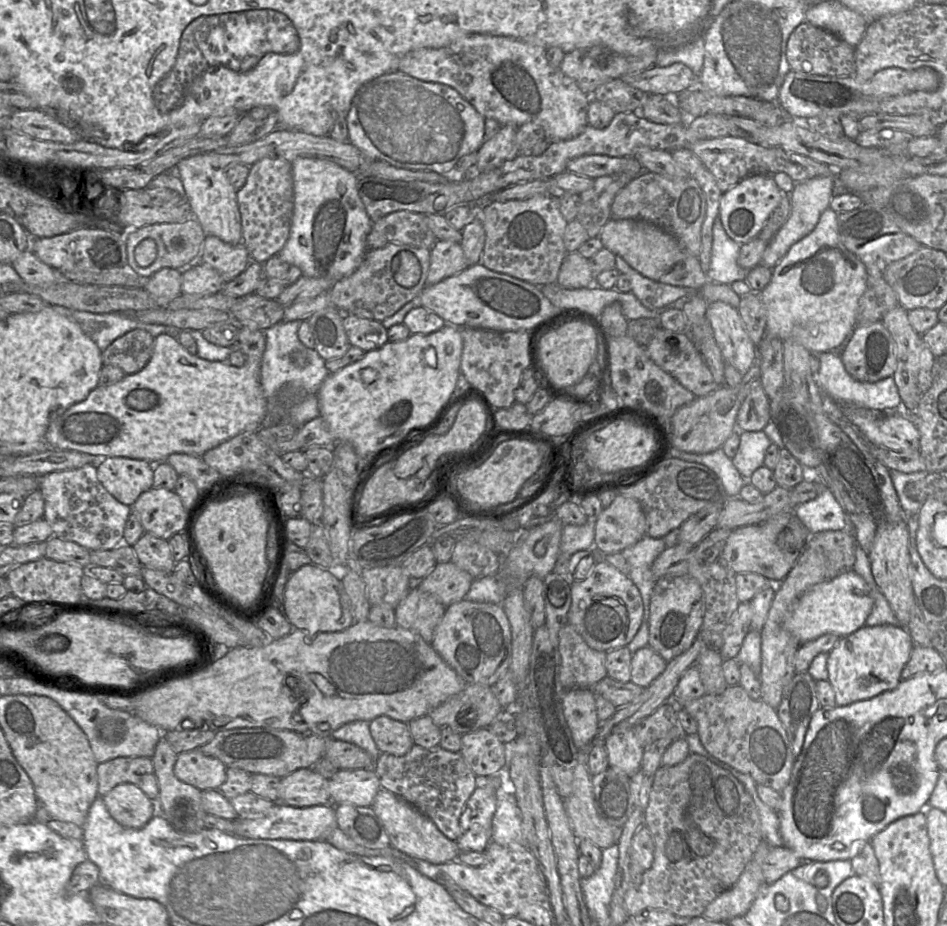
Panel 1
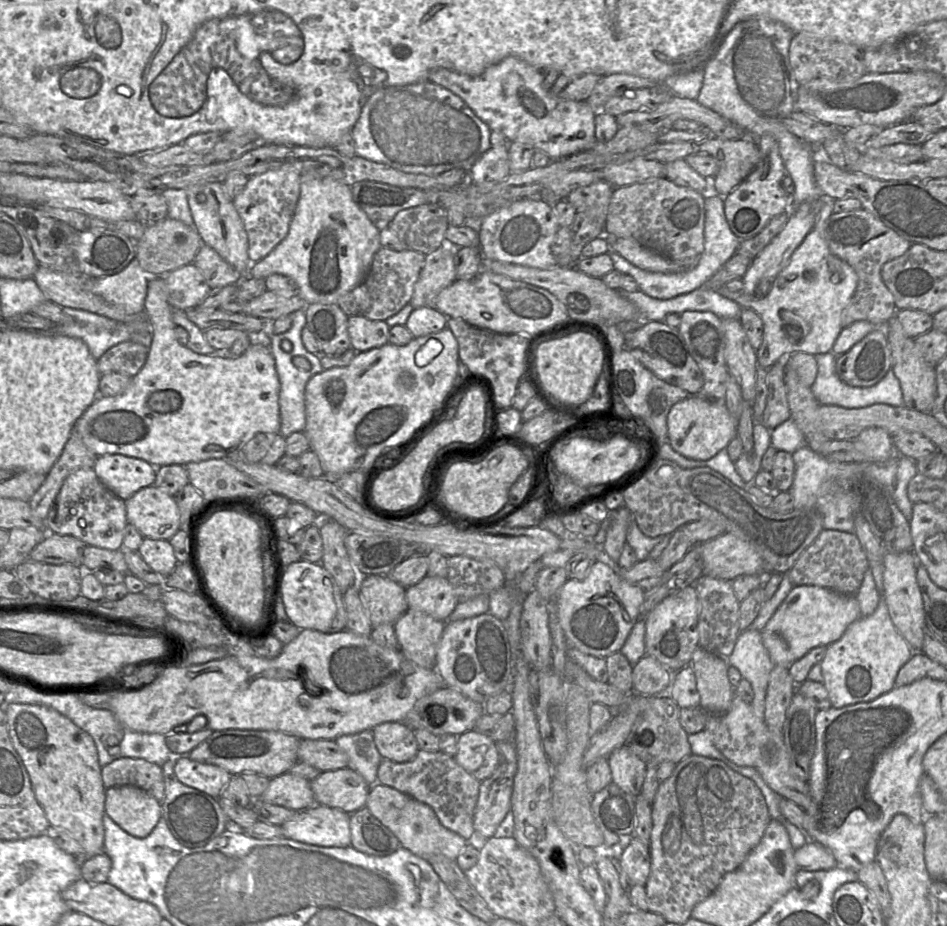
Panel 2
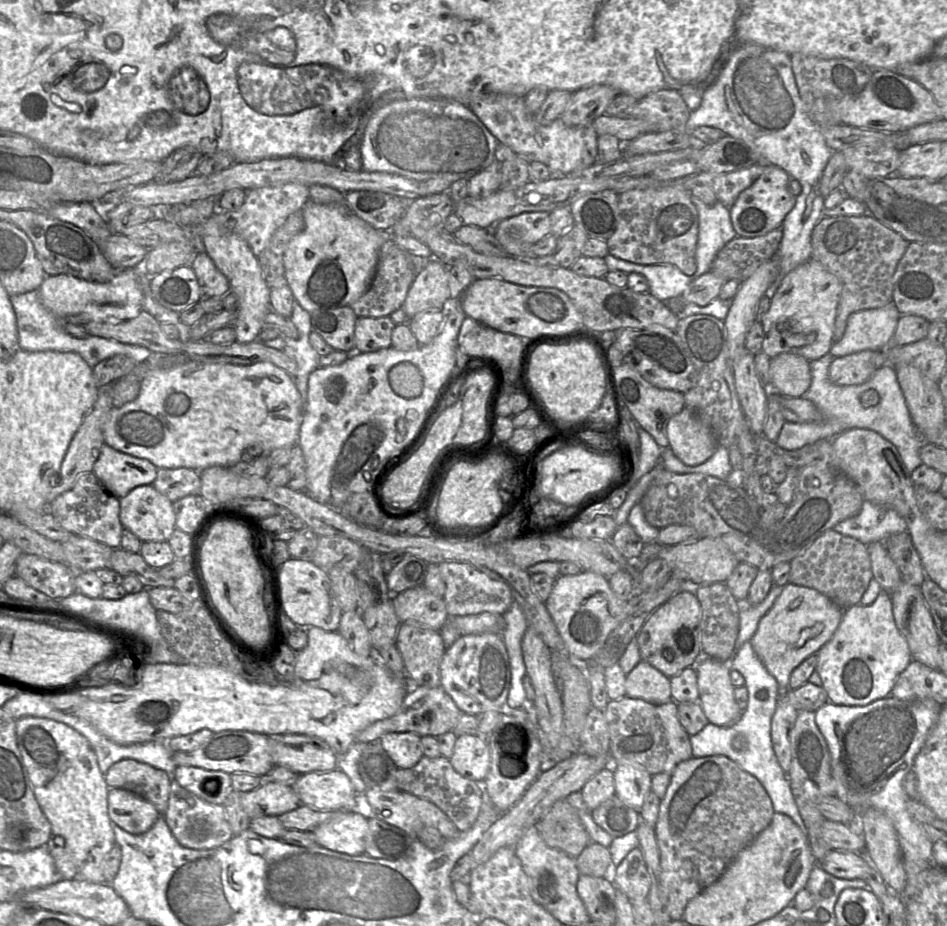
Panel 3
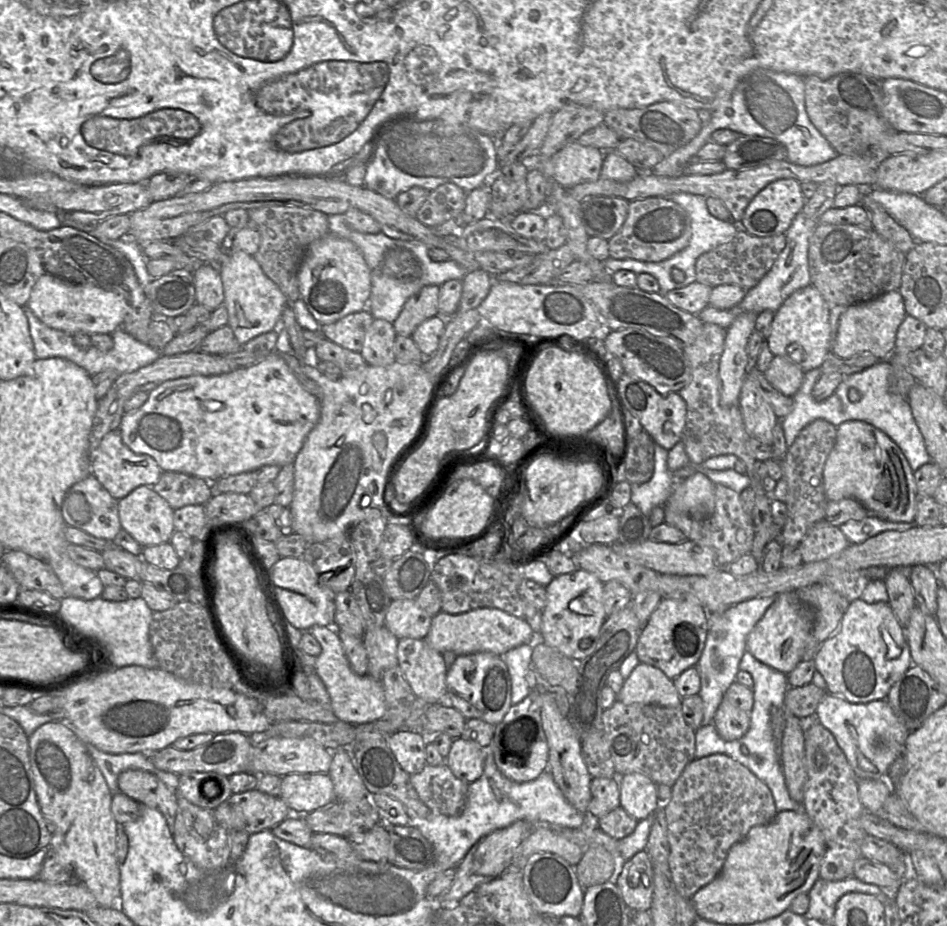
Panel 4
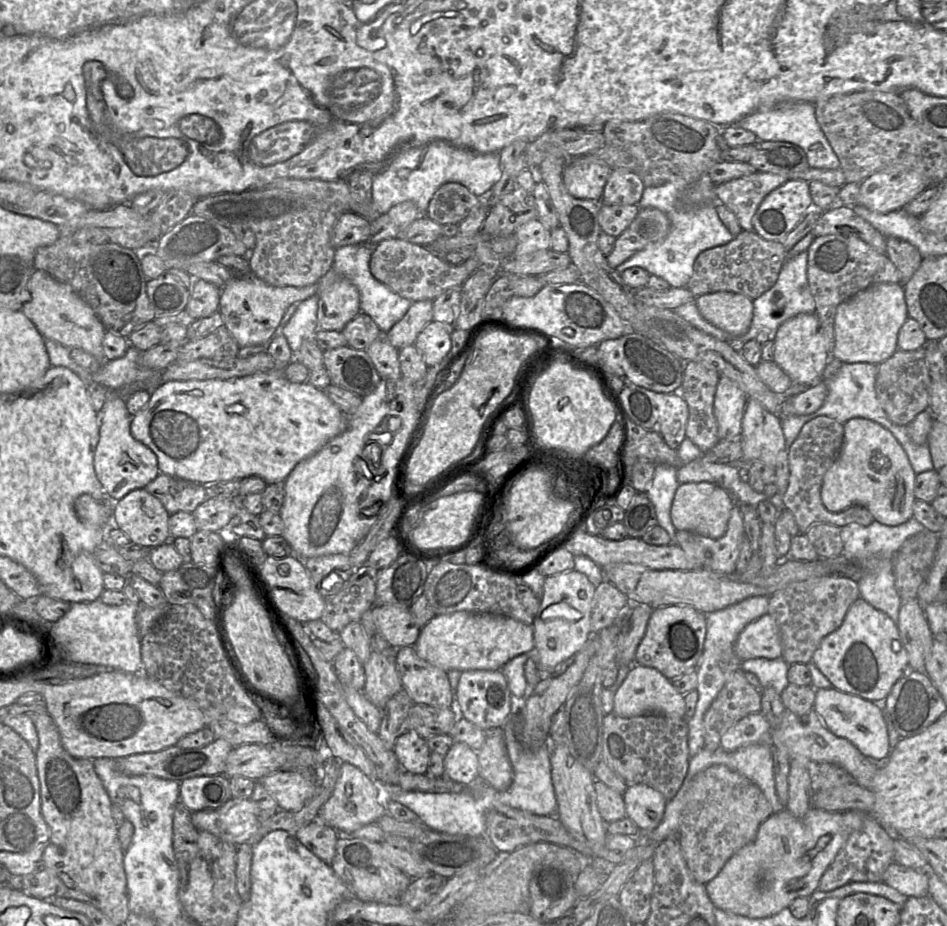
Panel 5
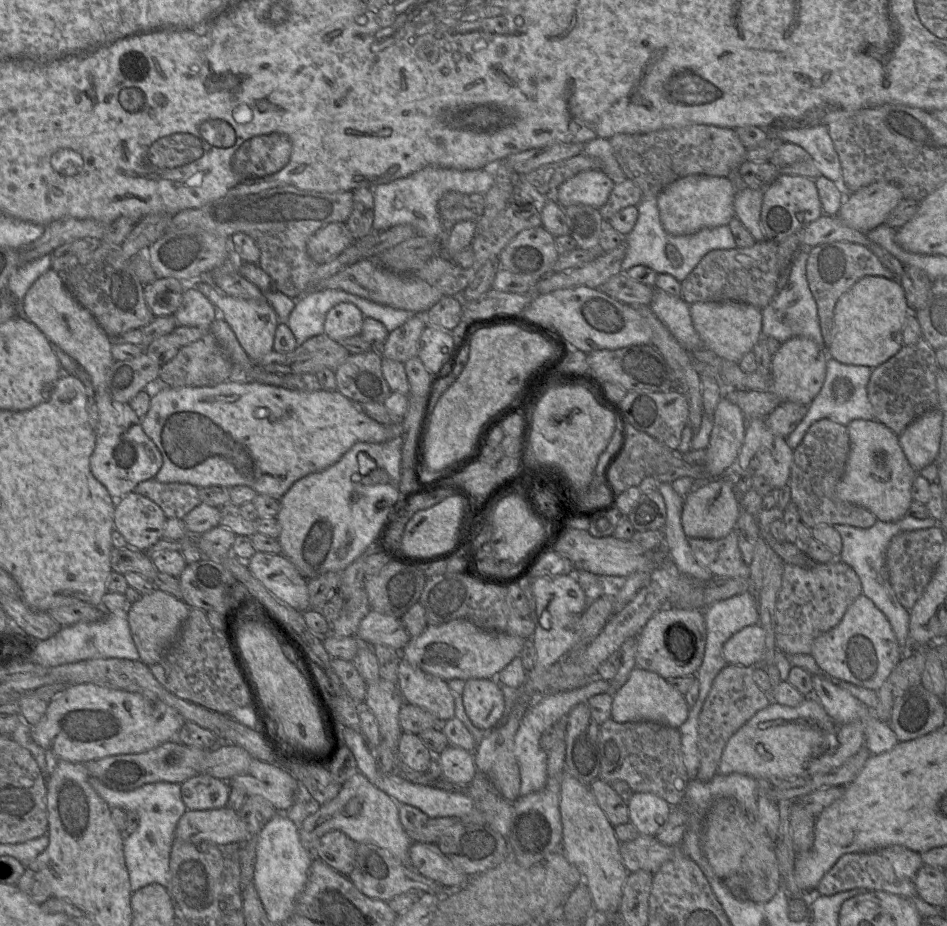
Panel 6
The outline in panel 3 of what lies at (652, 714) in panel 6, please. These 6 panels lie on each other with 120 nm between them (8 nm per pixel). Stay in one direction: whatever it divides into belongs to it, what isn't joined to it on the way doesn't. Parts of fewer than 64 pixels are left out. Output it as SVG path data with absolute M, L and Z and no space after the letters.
M640 661L627 674L625 690L626 696L653 704L672 700L670 678L645 661Z

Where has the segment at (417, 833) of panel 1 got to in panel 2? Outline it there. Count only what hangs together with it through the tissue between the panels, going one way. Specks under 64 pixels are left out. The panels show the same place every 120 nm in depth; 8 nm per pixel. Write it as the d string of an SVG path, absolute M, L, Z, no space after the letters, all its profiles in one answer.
M381 783L371 786L365 807L393 832L400 841L401 847L427 861L430 855L436 853L456 860L468 844L468 841L459 834L444 827L430 806Z

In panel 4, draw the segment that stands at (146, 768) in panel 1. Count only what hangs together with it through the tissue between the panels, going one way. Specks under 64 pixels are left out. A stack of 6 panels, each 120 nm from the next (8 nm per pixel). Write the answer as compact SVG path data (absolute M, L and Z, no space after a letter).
M126 770L118 776L121 793L141 805L158 810L165 817L172 834L178 809L177 790L170 789L157 776L143 770Z

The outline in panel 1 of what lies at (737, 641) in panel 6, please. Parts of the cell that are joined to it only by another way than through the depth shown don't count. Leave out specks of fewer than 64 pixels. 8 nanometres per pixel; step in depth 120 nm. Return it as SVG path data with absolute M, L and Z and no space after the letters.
M852 569L806 591L790 610L784 627L800 644L827 633L836 634L841 638L865 625L873 605L868 584Z

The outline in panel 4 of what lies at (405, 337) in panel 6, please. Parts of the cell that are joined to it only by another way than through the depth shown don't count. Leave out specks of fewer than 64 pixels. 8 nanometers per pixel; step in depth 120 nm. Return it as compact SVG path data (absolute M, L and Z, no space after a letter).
M437 285L424 286L406 301L393 323L397 335L411 337L422 322L439 315L439 290L440 286Z

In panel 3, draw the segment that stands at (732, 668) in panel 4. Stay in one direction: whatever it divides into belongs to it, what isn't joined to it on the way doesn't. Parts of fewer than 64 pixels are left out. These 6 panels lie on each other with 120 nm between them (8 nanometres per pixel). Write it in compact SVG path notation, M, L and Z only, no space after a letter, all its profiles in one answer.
M774 585L767 596L757 605L742 603L739 614L739 631L734 646L735 652L755 634L762 617L771 609L775 600L782 593L784 586Z

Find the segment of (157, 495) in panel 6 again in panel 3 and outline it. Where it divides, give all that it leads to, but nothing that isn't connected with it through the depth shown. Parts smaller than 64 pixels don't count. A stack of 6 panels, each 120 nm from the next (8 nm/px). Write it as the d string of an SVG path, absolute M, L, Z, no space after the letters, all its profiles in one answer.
M160 468L153 486L174 503L188 495L200 495L200 473L189 468Z

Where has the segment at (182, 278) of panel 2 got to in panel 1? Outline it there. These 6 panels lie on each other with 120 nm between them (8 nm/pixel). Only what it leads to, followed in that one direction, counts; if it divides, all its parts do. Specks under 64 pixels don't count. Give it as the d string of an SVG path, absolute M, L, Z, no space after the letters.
M206 263L191 267L182 275L183 294L210 296L219 293L225 285L221 275Z

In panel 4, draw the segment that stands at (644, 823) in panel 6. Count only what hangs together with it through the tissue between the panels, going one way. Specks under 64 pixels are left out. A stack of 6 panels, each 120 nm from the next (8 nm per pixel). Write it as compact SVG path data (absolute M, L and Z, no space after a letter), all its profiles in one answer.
M640 773L619 776L620 806L635 820L646 819L661 807L657 784Z

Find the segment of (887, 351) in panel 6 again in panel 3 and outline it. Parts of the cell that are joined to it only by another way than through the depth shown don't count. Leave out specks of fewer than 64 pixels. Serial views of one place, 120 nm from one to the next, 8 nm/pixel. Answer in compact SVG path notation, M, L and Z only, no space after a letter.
M893 301L881 308L852 313L842 338L833 343L830 354L835 358L864 350L885 350L893 342L899 317Z

